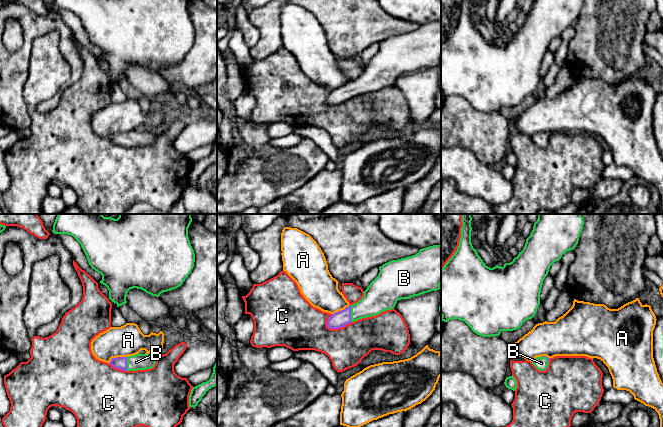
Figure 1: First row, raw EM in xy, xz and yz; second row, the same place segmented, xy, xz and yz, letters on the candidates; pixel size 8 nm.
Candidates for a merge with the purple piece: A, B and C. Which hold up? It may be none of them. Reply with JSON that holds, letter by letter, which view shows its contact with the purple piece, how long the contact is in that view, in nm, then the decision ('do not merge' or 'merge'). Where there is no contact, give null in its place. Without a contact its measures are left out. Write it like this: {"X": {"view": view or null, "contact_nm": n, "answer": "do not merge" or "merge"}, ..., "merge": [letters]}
{"A": {"view": "xy", "contact_nm": 160, "answer": "do not merge"}, "B": {"view": "xz", "contact_nm": 140, "answer": "merge"}, "C": {"view": "xz", "contact_nm": 220, "answer": "do not merge"}, "merge": ["B"]}

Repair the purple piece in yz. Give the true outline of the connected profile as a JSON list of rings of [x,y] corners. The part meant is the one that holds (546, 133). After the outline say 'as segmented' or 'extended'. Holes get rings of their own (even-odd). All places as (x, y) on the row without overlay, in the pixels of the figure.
[[[546,132],[536,133],[532,140],[540,147],[545,147],[548,144],[550,134]]] | extended

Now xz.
[[[441,21],[422,24],[415,31],[389,37],[379,46],[361,76],[329,93],[328,104],[342,104],[359,95],[394,85],[398,76],[439,66]]] | extended

